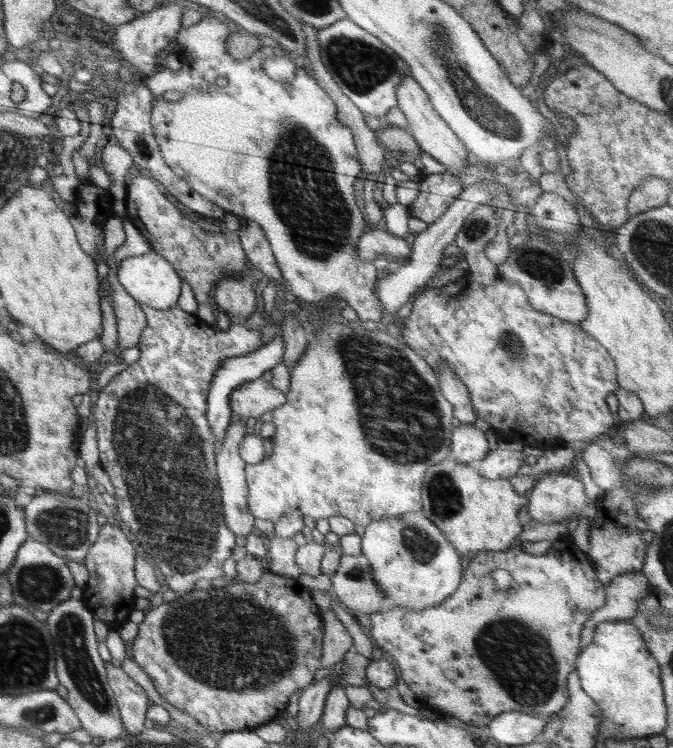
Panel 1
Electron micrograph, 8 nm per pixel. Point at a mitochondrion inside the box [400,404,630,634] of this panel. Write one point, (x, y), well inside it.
(445, 498)

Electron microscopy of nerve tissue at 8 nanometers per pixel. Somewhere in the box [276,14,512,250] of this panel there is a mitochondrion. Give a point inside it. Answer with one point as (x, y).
(361, 66)

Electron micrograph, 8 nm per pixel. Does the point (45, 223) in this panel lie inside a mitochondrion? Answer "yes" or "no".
no

